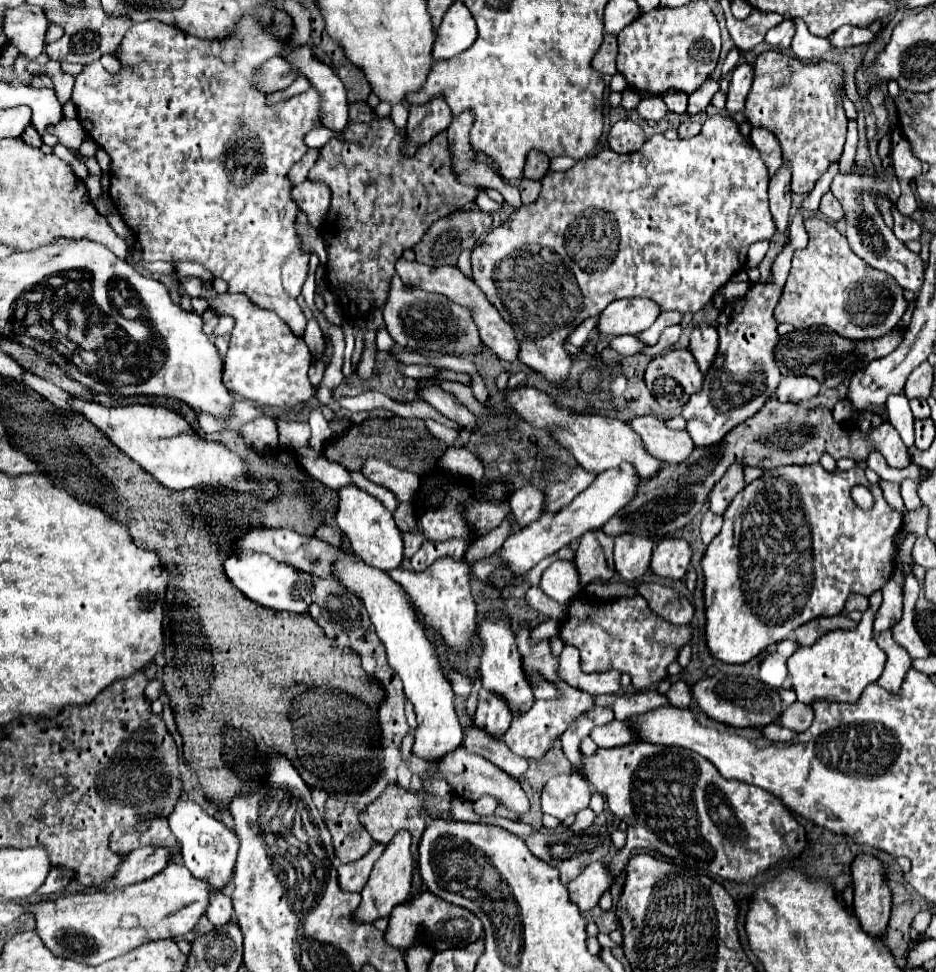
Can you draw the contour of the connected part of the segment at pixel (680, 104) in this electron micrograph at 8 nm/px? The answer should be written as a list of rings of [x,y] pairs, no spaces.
[[[667,92],[667,94],[663,96],[667,108],[669,108],[671,112],[677,112],[677,114],[685,114],[685,112],[687,112],[687,98],[689,98],[689,96],[685,96],[683,92]]]

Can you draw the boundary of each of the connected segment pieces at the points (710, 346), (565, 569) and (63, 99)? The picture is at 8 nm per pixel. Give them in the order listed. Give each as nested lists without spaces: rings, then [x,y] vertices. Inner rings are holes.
[[[697,324],[693,328],[689,350],[693,352],[701,372],[707,372],[711,368],[713,358],[717,354],[717,344],[719,344],[719,338],[717,338],[717,332],[715,332],[715,326],[711,326],[711,324]]]
[[[557,560],[541,576],[539,588],[561,604],[569,604],[579,594],[579,574],[571,562]]]
[[[49,61],[45,65],[45,70],[47,70],[47,74],[49,74],[51,80],[53,80],[55,94],[57,94],[57,98],[59,98],[59,102],[65,106],[65,104],[71,100],[71,88],[73,88],[75,77],[65,73],[61,69],[60,62],[57,61]]]

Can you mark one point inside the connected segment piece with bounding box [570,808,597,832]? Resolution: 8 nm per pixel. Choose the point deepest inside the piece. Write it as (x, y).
(584, 819)

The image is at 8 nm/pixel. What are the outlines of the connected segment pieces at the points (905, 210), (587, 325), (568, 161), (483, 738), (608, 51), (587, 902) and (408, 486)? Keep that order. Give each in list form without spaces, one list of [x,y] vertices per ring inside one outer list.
[[[903,180],[901,182],[901,196],[897,200],[897,208],[901,214],[905,216],[911,216],[915,210],[917,210],[917,196],[915,196],[915,190],[911,186],[911,180]]]
[[[587,318],[587,320],[583,320],[583,322],[567,336],[567,342],[571,342],[571,344],[577,346],[577,348],[581,348],[581,346],[587,342],[587,336],[589,336],[589,332],[595,328],[595,324],[597,324],[597,318]]]
[[[559,156],[550,160],[550,170],[565,171],[576,164],[576,160],[568,156]]]
[[[469,724],[463,732],[463,746],[465,750],[483,756],[485,760],[493,762],[513,778],[521,778],[527,772],[527,760],[513,754],[501,738],[487,734],[487,730]]]
[[[605,34],[605,40],[597,54],[591,60],[591,66],[607,76],[613,76],[617,72],[615,68],[615,58],[617,58],[617,38],[613,34]]]
[[[593,862],[583,870],[575,880],[567,884],[569,898],[579,906],[581,912],[591,910],[599,904],[599,898],[605,890],[611,888],[611,878],[607,874],[607,866],[601,862]]]
[[[367,458],[361,472],[371,482],[393,492],[397,502],[411,502],[415,498],[415,492],[419,490],[419,476],[415,472],[399,470],[379,458]]]

